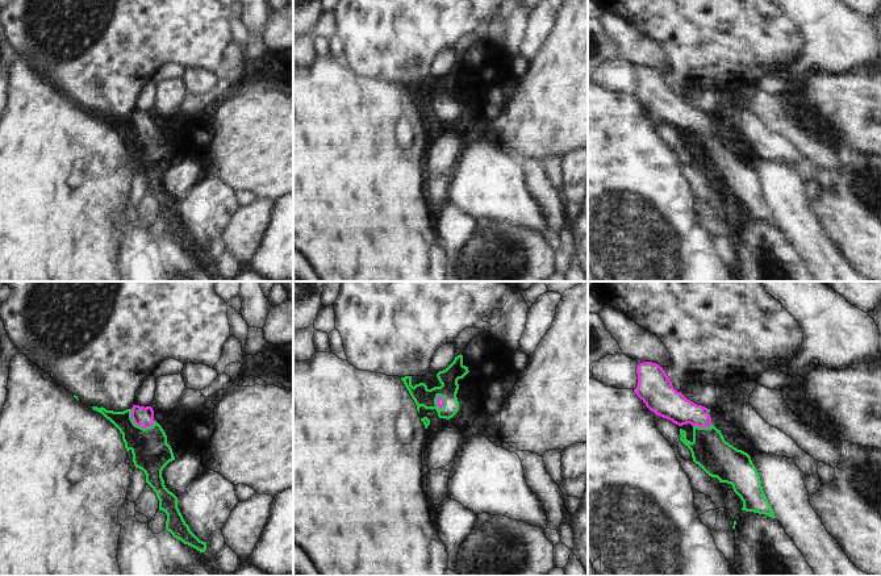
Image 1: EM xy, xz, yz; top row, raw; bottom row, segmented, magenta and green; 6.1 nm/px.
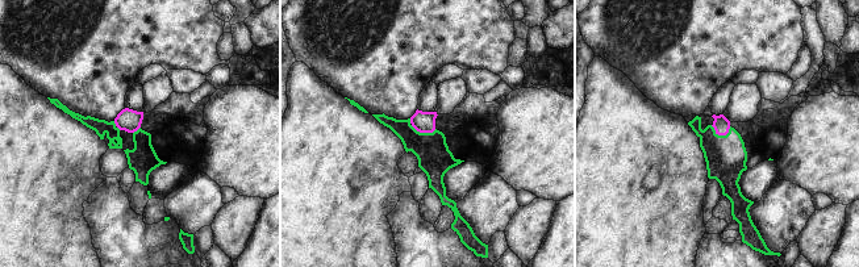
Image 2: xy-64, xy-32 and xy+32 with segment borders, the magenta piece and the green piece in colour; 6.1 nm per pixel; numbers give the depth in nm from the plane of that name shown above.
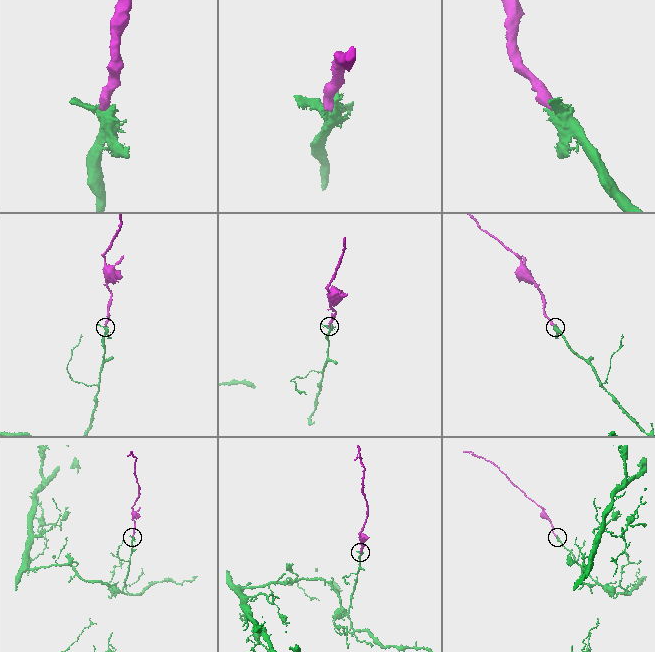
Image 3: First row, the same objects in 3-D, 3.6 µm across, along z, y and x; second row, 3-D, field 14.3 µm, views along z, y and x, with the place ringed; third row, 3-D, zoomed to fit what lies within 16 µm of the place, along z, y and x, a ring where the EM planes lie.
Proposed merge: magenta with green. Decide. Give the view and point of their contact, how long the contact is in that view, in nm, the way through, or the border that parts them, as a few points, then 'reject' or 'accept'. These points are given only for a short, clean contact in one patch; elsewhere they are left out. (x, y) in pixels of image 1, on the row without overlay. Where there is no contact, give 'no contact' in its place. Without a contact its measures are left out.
meets magenta in xy at (138, 130); contact 180 nm long; runs through xy (143, 122), (138, 130), (151, 158); accept

